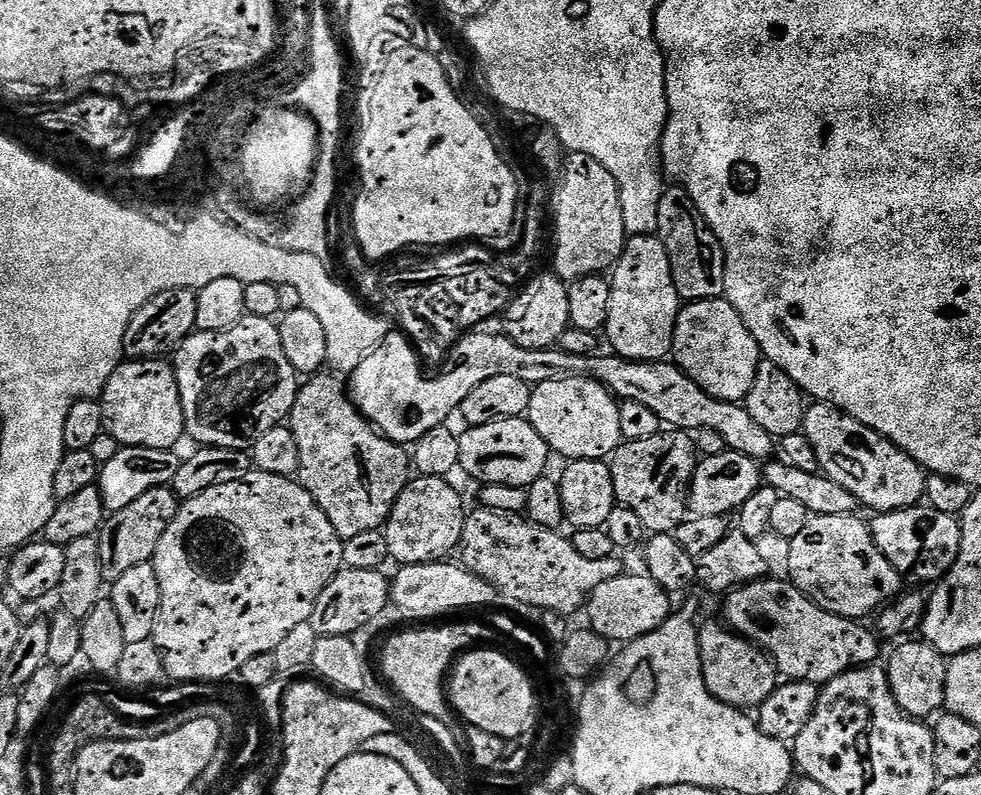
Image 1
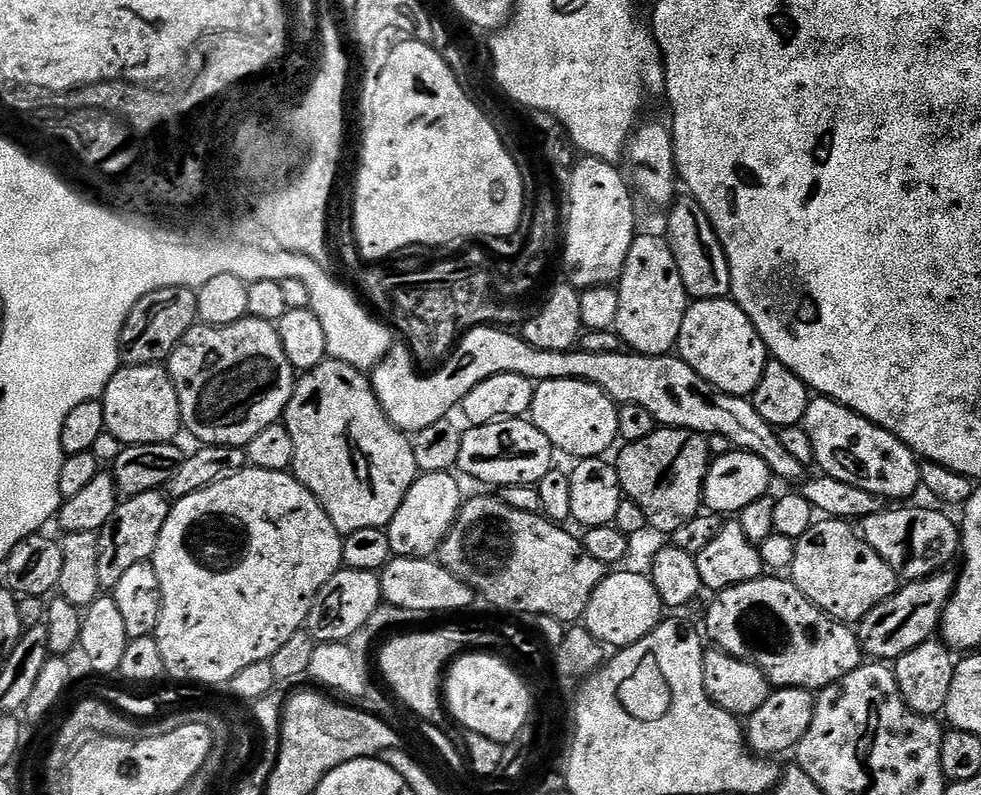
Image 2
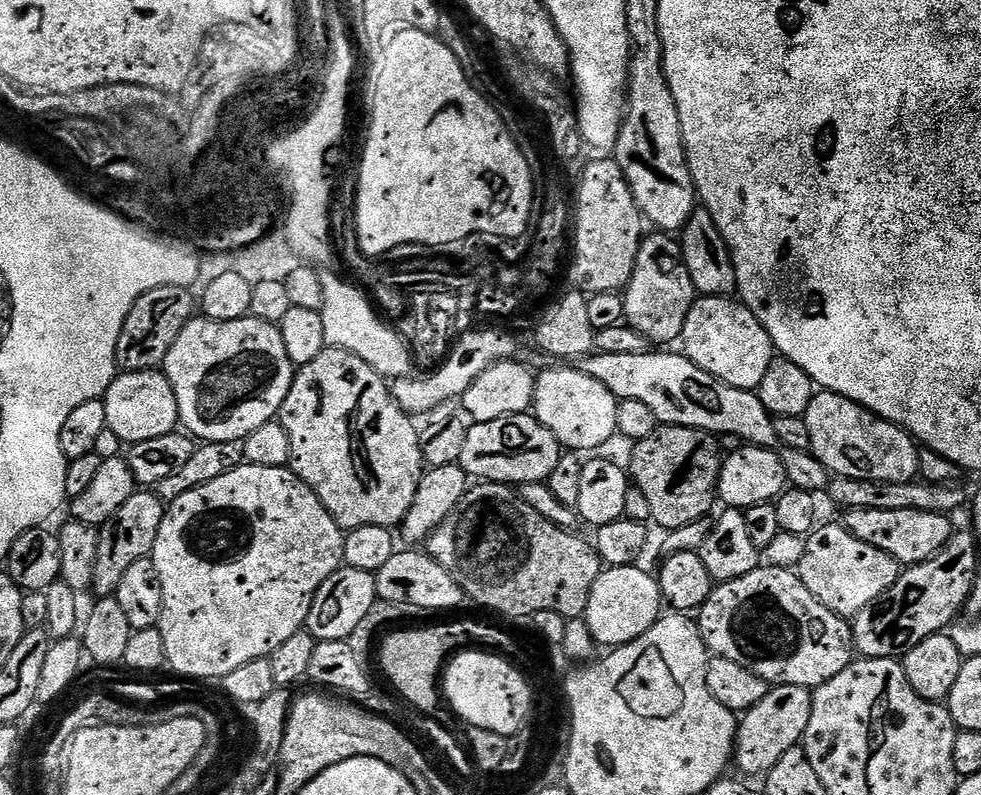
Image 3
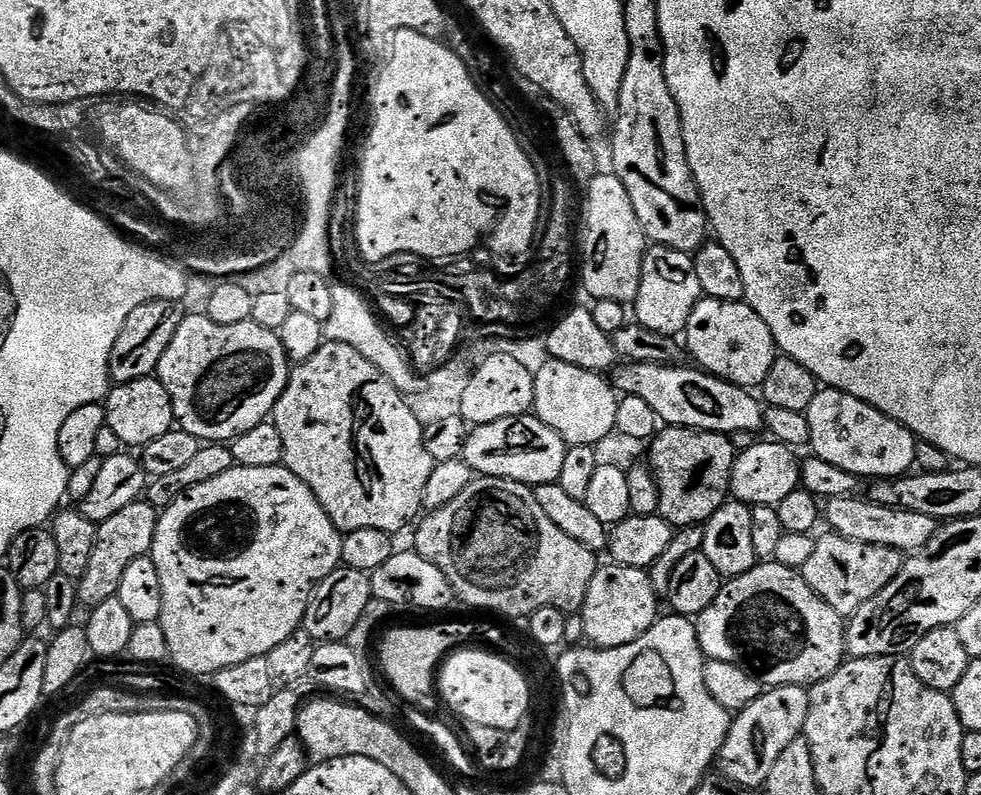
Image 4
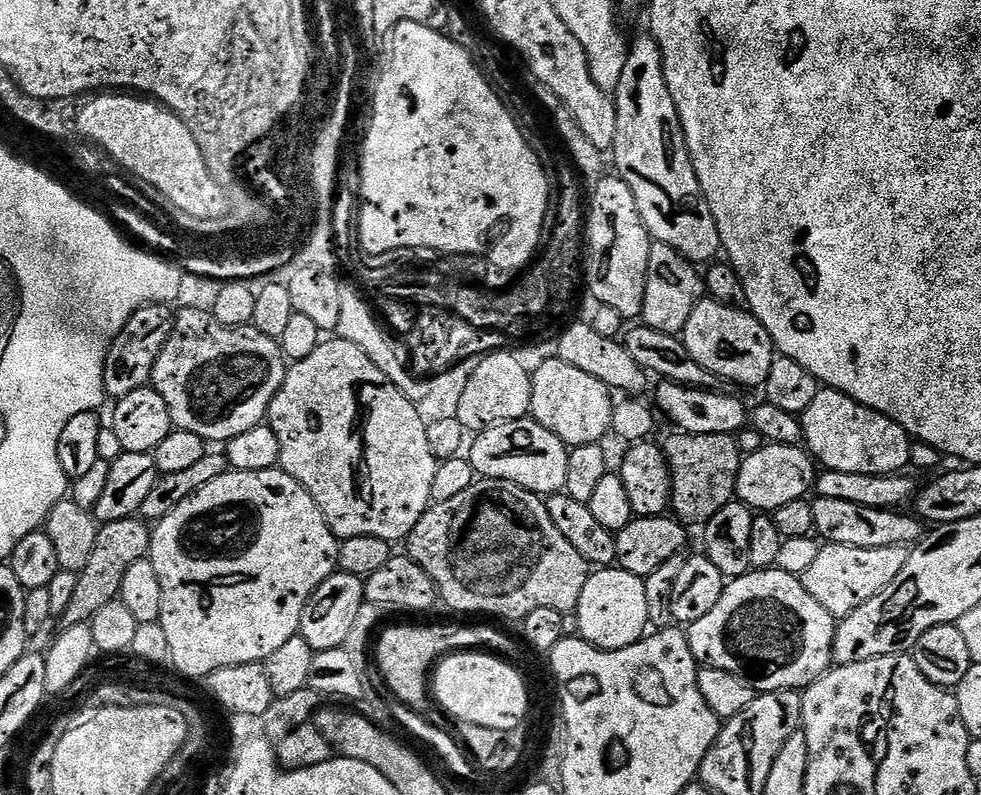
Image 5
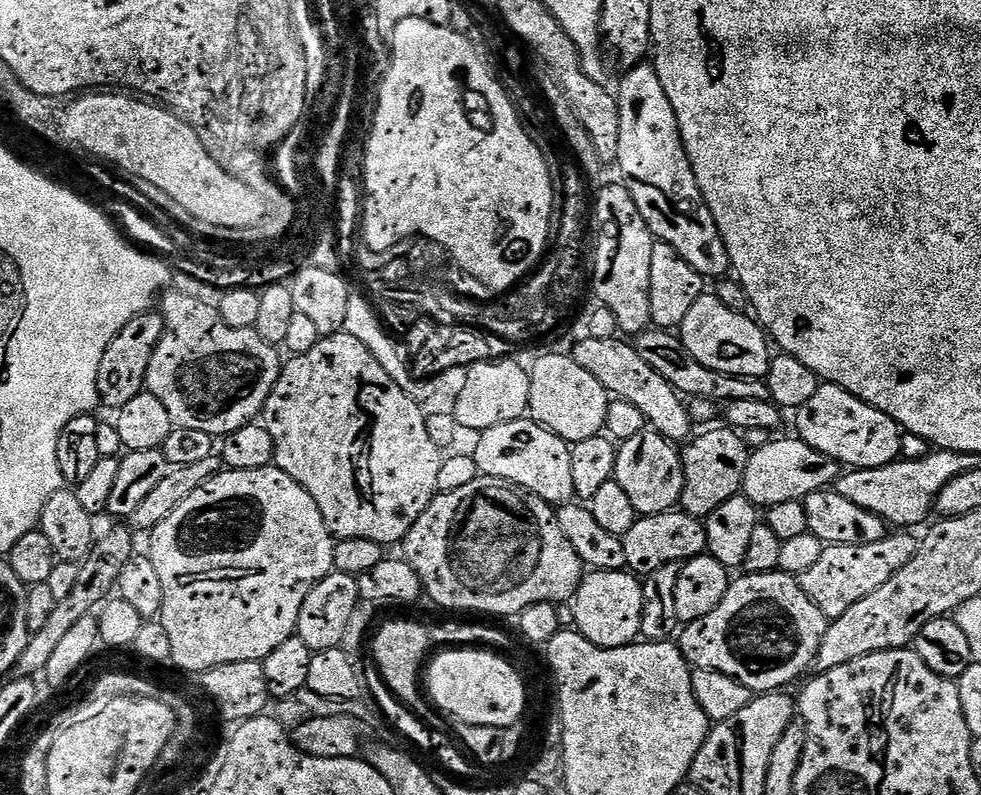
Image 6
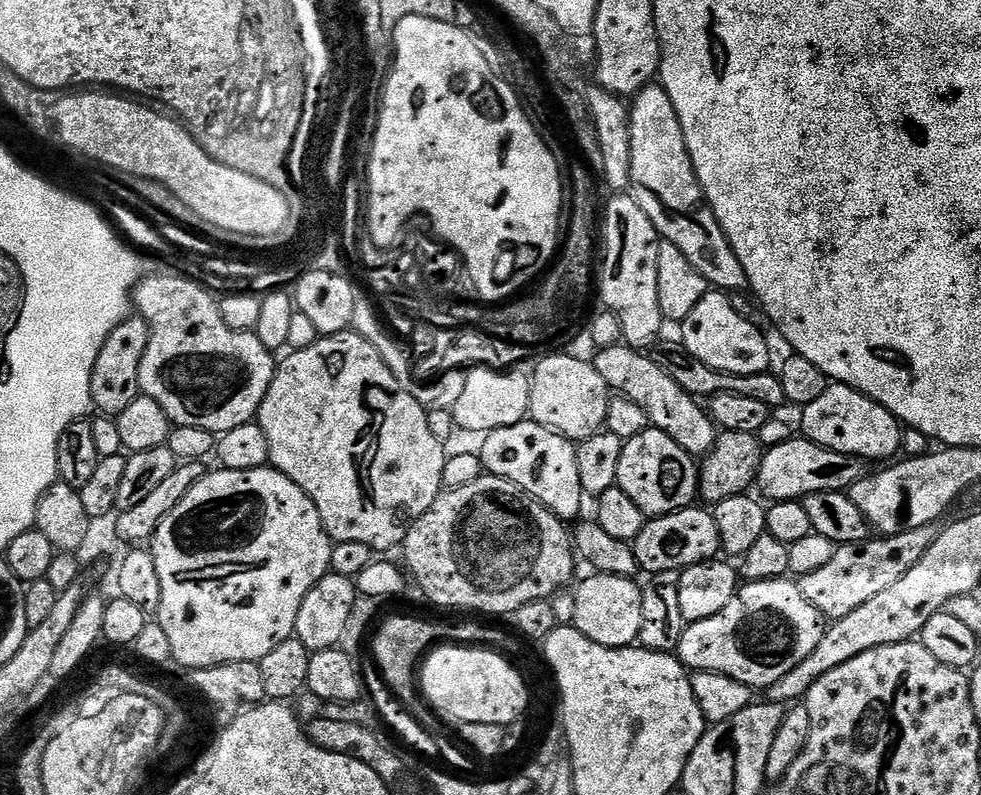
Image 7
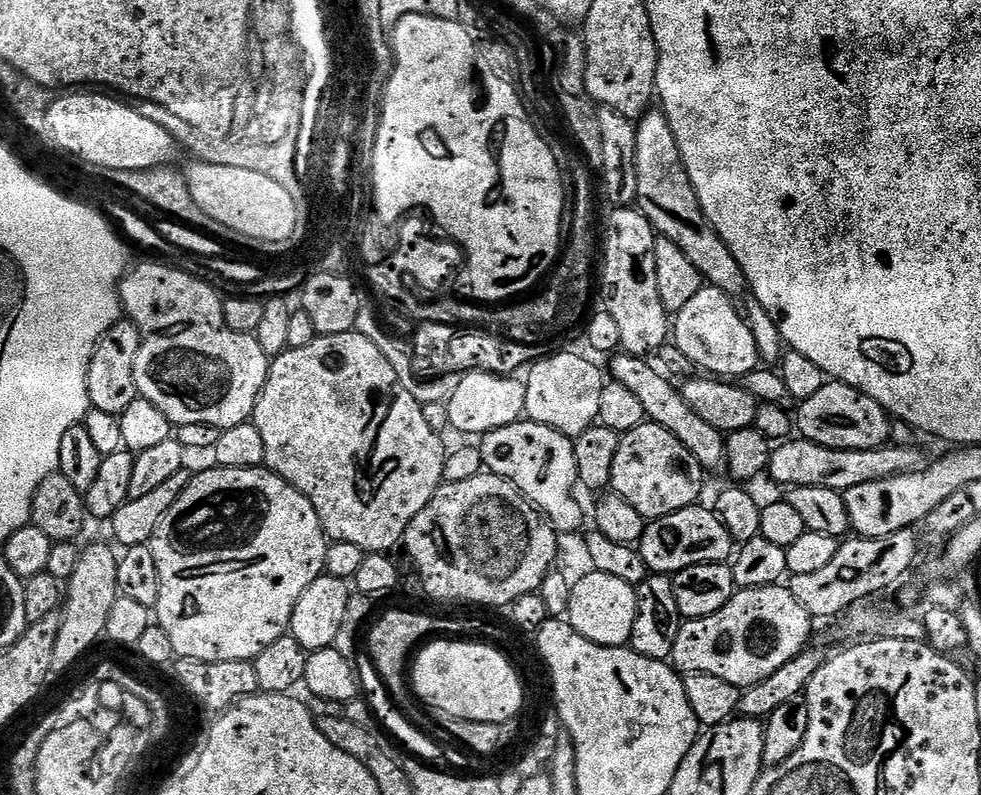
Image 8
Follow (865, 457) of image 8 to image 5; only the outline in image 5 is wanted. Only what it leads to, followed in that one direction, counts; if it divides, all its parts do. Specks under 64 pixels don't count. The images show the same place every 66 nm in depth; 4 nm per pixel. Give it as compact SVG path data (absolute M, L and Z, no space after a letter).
M765 443L763 448L749 452L741 459L736 496L739 503L747 504L757 513L774 514L778 506L805 499L813 491L817 475L817 465L803 447L795 444Z

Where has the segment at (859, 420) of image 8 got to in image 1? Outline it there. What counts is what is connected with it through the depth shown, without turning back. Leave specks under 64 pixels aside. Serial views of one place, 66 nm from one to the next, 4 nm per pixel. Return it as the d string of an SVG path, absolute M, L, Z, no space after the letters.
M827 402L813 403L805 411L802 431L805 438L814 446L814 454L818 454L820 471L825 476L834 478L834 482L846 486L846 490L850 490L850 494L854 494L865 509L873 508L871 511L876 514L893 512L903 508L917 507L925 499L925 469L921 468L918 462L914 462L914 458L906 455L893 440L887 440L870 426L845 414L841 408L835 408Z

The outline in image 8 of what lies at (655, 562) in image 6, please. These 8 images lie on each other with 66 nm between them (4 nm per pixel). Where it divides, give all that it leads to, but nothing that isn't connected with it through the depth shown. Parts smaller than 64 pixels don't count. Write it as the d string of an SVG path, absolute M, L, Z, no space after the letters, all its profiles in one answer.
M700 507L683 508L674 514L666 514L645 527L638 551L649 573L675 574L699 564L722 564L733 555L734 541L730 530L726 530L711 507Z

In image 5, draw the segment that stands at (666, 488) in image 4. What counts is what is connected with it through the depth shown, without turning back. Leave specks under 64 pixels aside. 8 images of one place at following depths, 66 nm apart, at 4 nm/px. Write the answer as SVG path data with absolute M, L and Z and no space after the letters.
M677 431L668 441L663 441L664 457L672 475L671 511L675 519L685 525L707 525L718 510L733 503L742 453L739 439L732 434L690 434Z

